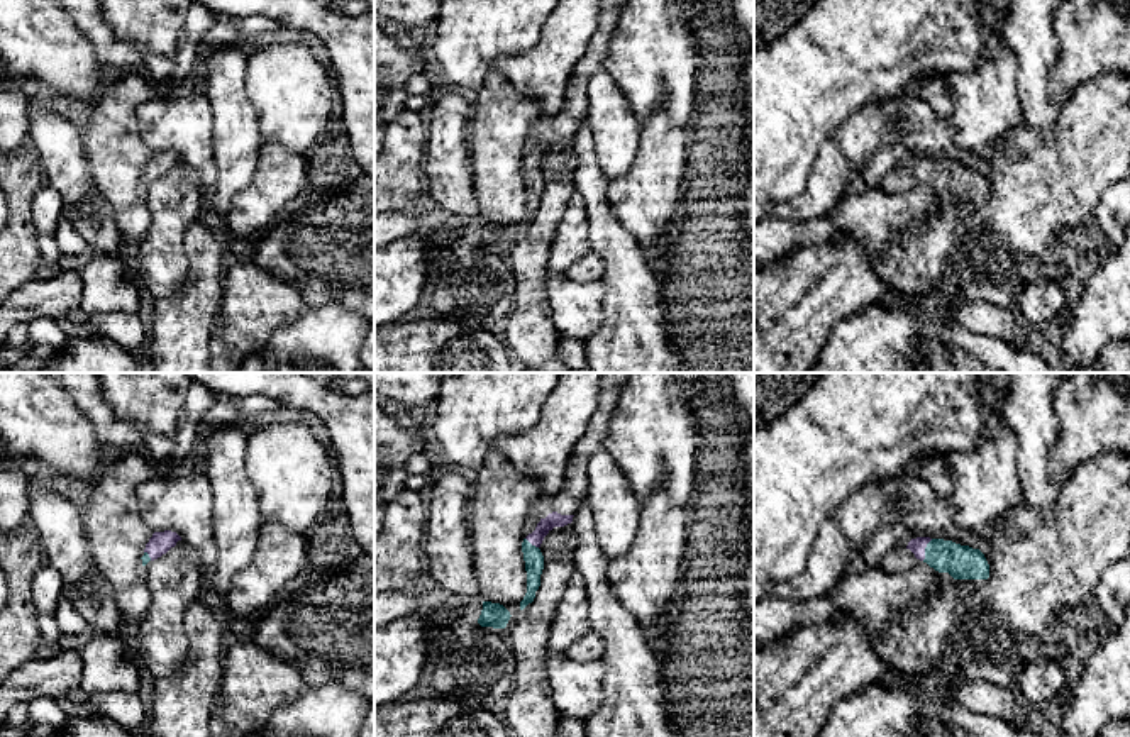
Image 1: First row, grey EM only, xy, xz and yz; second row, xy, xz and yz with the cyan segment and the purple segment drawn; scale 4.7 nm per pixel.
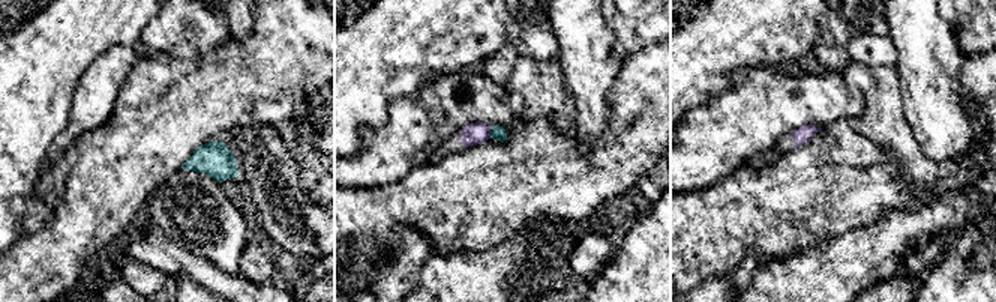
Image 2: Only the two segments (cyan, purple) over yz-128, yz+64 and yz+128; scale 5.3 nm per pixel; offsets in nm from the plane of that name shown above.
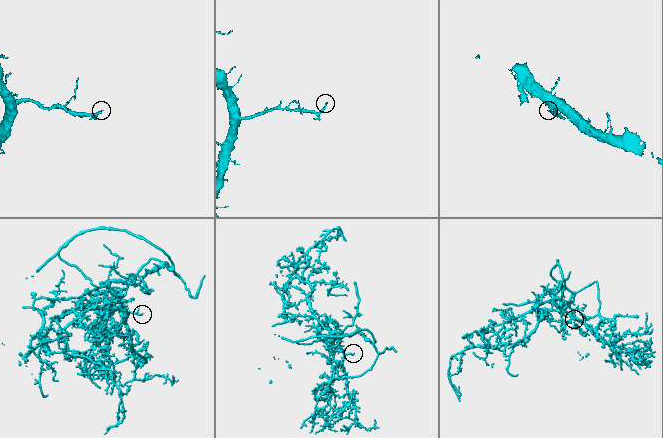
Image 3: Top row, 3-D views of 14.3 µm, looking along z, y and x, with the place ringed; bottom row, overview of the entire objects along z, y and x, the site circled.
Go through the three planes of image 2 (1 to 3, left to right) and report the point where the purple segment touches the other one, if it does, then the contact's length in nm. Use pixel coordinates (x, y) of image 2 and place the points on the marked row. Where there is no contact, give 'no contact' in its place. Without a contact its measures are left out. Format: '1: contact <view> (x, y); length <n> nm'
1: no contact
2: contact yz+64 (491, 132); length 70 nm
3: no contact

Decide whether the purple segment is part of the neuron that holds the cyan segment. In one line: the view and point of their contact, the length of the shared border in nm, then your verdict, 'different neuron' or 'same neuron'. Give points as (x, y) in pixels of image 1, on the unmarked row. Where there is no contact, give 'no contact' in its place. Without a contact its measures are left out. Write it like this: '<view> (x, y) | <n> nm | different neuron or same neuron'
yz (925, 170) | 120 nm | same neuron

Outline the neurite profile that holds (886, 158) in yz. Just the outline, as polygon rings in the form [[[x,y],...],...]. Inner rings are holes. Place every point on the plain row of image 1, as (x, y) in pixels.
[[[883,144],[874,149],[862,171],[845,188],[840,202],[847,200],[849,197],[881,188],[881,183],[889,173],[906,168],[908,163],[917,158],[952,161],[972,169],[978,169],[978,166],[983,163],[989,163],[984,158],[984,152],[972,154],[961,151],[957,159],[950,159],[945,152],[928,152],[901,144]]]

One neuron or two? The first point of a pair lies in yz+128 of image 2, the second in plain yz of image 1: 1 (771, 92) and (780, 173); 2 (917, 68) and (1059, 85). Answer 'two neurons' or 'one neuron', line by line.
1: two neurons
2: two neurons

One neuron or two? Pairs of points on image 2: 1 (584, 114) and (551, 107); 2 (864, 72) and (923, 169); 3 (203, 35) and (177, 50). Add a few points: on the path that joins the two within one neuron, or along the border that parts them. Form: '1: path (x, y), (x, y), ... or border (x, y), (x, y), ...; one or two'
1: border (564, 77), (575, 128); two
2: path (882, 96), (884, 123), (900, 144); one
3: path (197, 38), (183, 48); one

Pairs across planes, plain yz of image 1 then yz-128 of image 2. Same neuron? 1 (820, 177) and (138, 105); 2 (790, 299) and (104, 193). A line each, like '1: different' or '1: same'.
1: different
2: same

